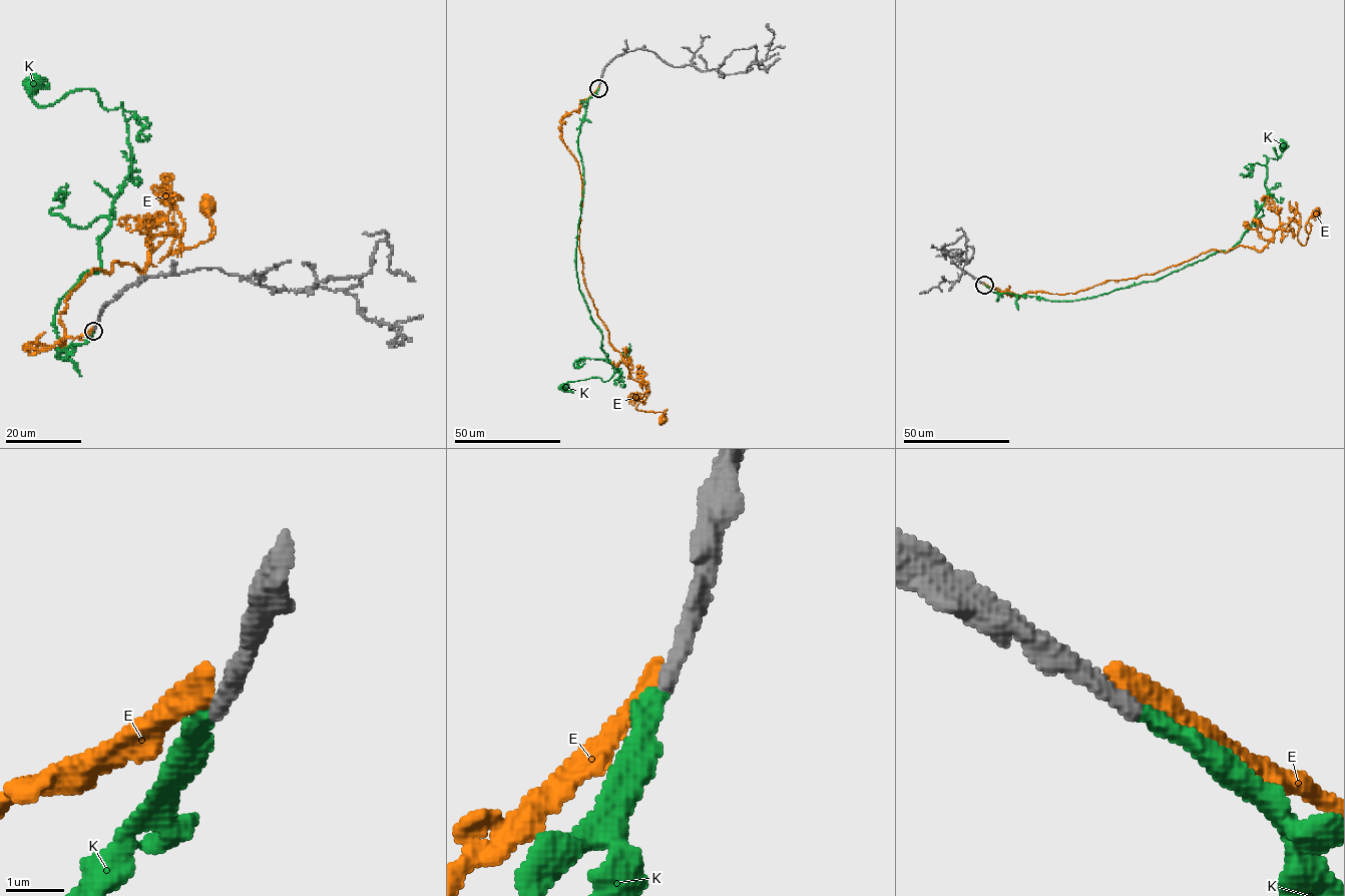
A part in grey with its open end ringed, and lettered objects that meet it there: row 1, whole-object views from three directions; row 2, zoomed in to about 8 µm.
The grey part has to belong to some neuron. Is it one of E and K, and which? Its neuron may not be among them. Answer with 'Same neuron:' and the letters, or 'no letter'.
Same neuron: K

